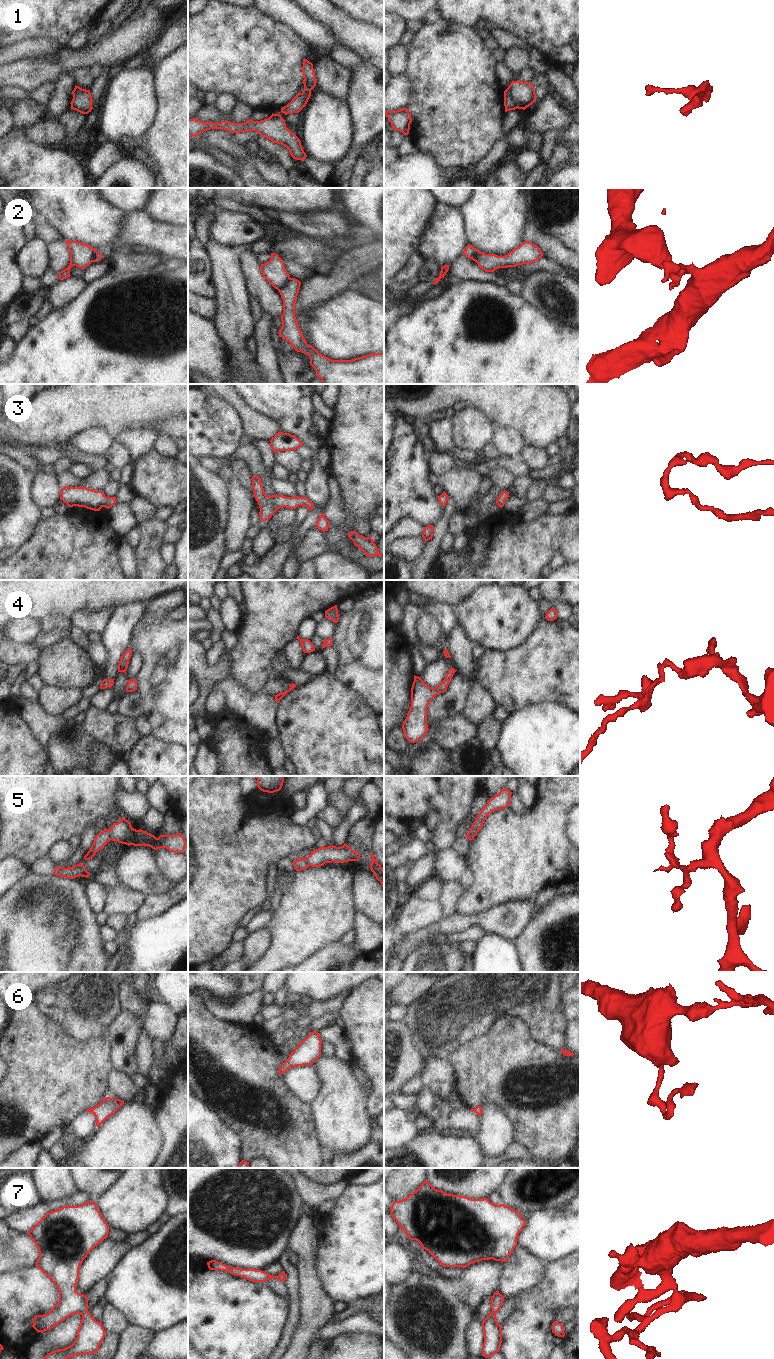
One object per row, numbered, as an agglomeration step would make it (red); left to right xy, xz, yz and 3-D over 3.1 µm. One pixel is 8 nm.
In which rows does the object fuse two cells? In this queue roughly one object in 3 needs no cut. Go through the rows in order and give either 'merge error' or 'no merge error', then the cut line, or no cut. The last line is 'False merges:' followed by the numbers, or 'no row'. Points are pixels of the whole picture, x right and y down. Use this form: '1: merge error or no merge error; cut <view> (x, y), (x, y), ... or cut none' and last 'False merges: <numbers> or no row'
1: merge error; cut yz (507, 88), (517, 107)
2: merge error; cut xz (290, 278), (277, 289)
3: no merge error; cut none
4: no merge error; cut none
5: merge error; cut xy (109, 830), (111, 839)
6: no merge error; cut none
7: no merge error; cut none
False merges: 1, 2, 5

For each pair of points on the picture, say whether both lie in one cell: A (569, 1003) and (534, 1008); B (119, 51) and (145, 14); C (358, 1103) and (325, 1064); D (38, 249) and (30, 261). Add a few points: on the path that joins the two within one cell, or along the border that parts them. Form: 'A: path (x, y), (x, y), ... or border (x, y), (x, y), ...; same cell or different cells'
A: border (561, 993), (561, 1013), (568, 1022); different cells
B: path (126, 42), (144, 23); same cell
C: path (348, 1093), (338, 1083), (334, 1074); same cell
D: path (35, 252), (33, 258); same cell

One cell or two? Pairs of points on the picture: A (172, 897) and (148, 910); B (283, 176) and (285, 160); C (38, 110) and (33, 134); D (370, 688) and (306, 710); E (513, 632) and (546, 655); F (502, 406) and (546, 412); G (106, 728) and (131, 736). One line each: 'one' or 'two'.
A: one
B: two
C: two
D: two
E: two
F: one
G: one

